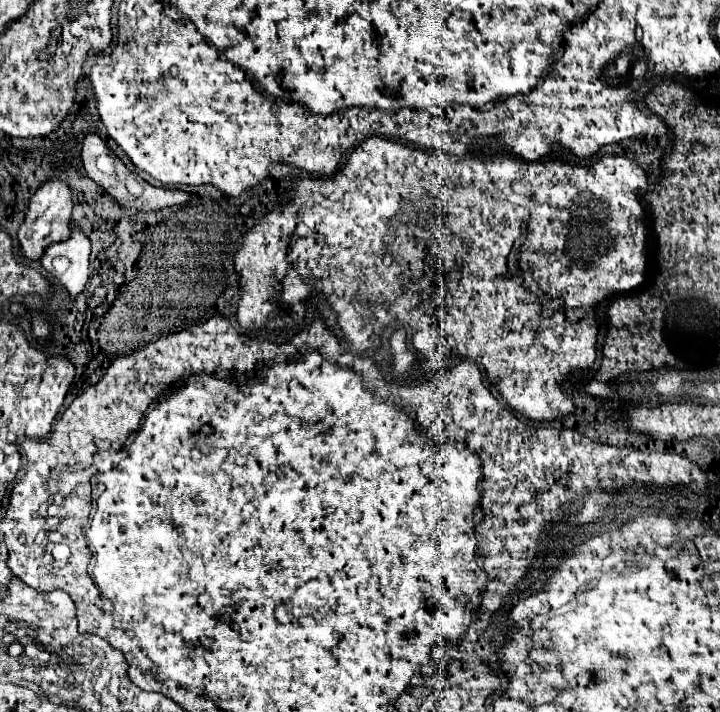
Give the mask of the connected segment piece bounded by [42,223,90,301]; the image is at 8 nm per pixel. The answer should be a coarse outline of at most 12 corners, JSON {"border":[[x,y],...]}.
{"border":[[76,223],[42,267],[74,301],[88,283],[90,241]]}

